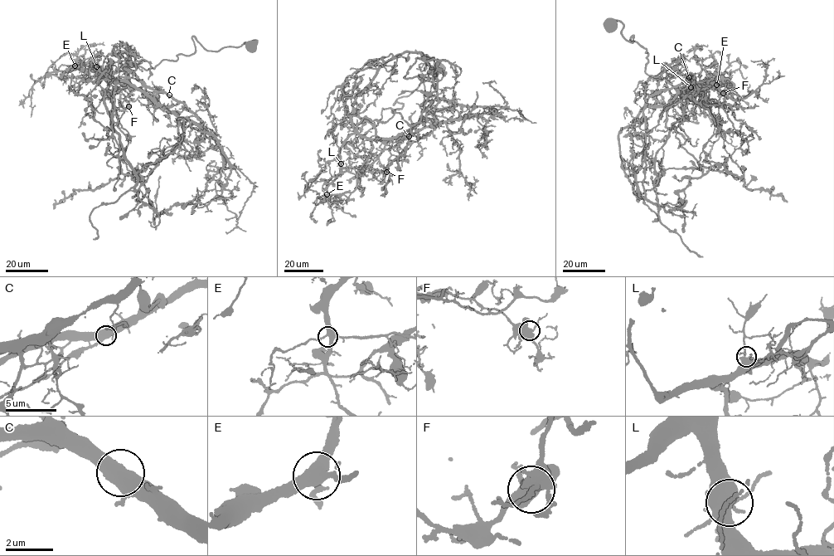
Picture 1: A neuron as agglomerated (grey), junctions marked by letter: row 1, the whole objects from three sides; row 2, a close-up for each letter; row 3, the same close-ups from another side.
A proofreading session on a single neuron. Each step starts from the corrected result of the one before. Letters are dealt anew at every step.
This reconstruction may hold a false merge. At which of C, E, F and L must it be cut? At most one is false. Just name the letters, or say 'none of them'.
C

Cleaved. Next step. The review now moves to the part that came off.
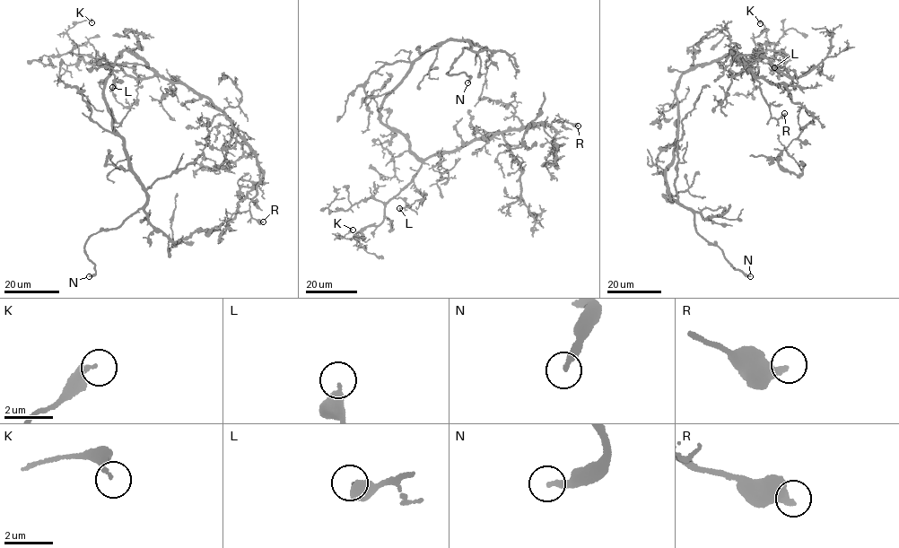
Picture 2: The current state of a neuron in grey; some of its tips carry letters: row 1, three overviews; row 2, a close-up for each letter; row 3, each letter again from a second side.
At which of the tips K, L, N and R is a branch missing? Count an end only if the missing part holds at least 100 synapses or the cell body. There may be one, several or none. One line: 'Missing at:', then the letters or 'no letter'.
Missing at: N

